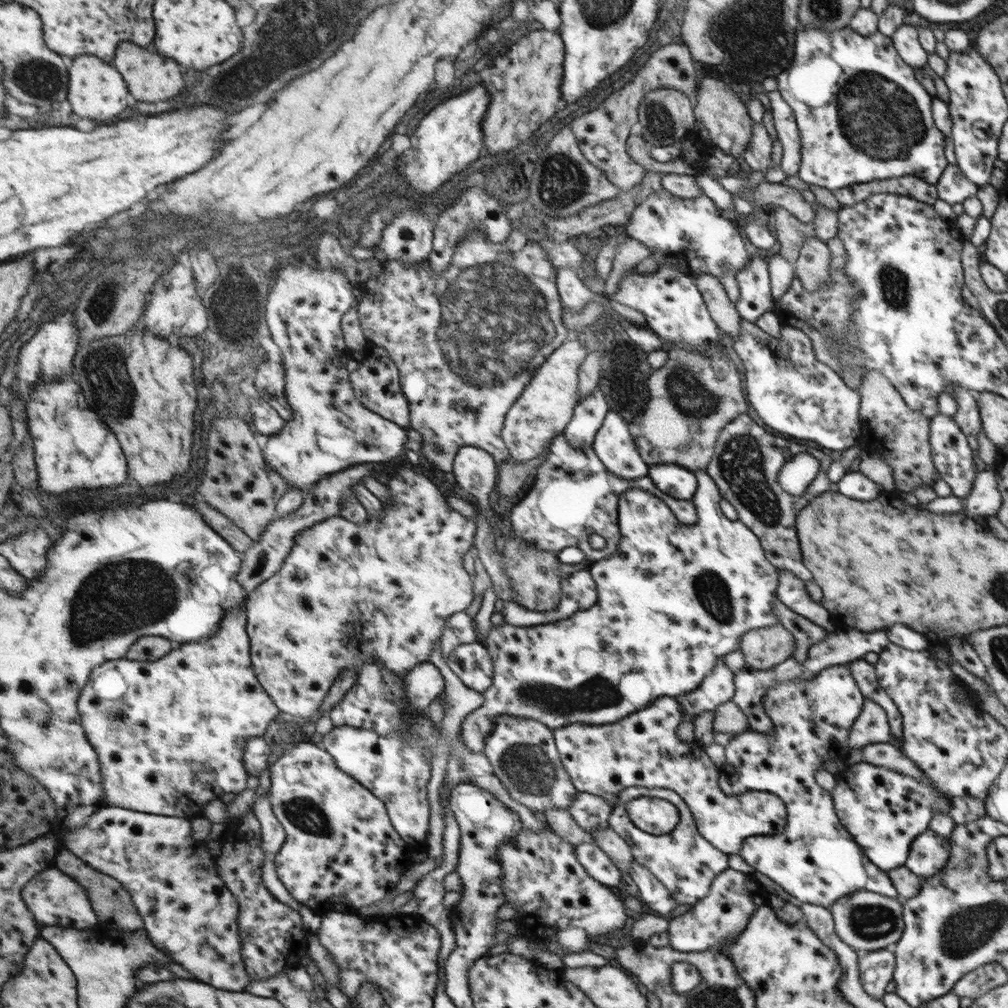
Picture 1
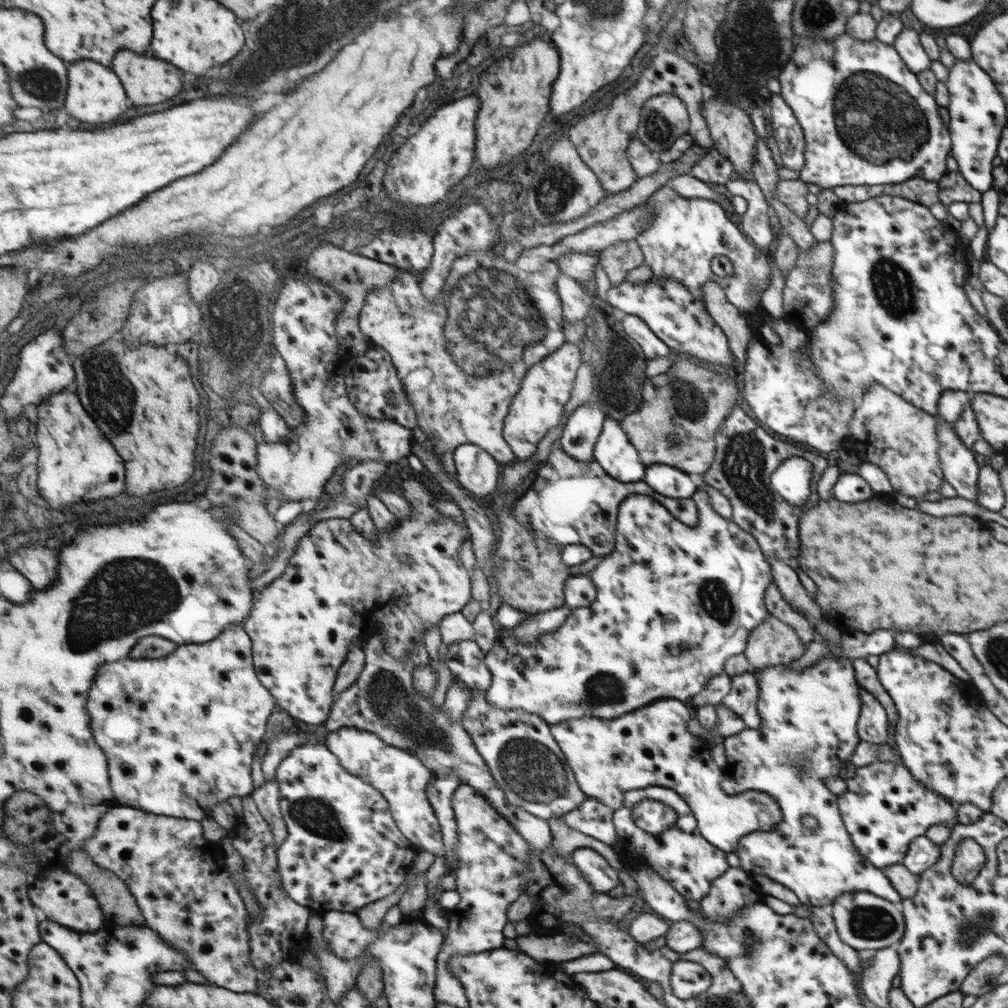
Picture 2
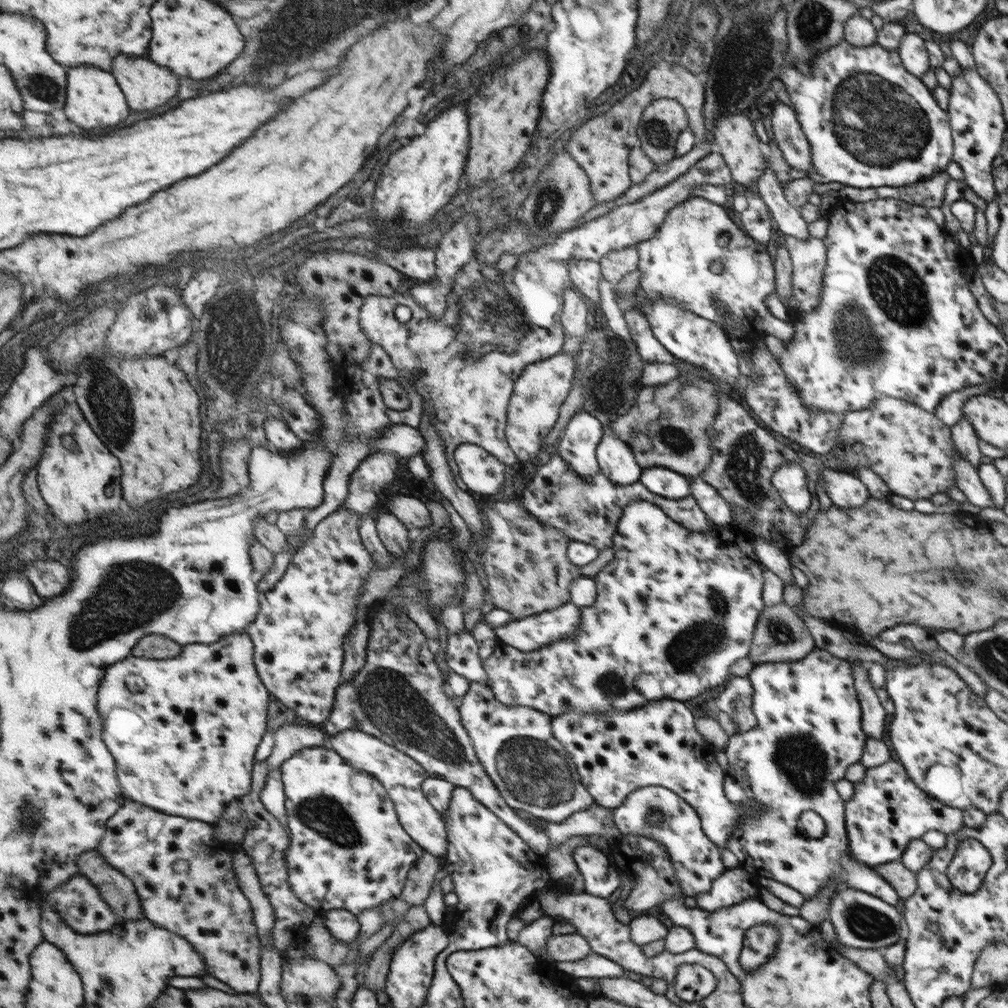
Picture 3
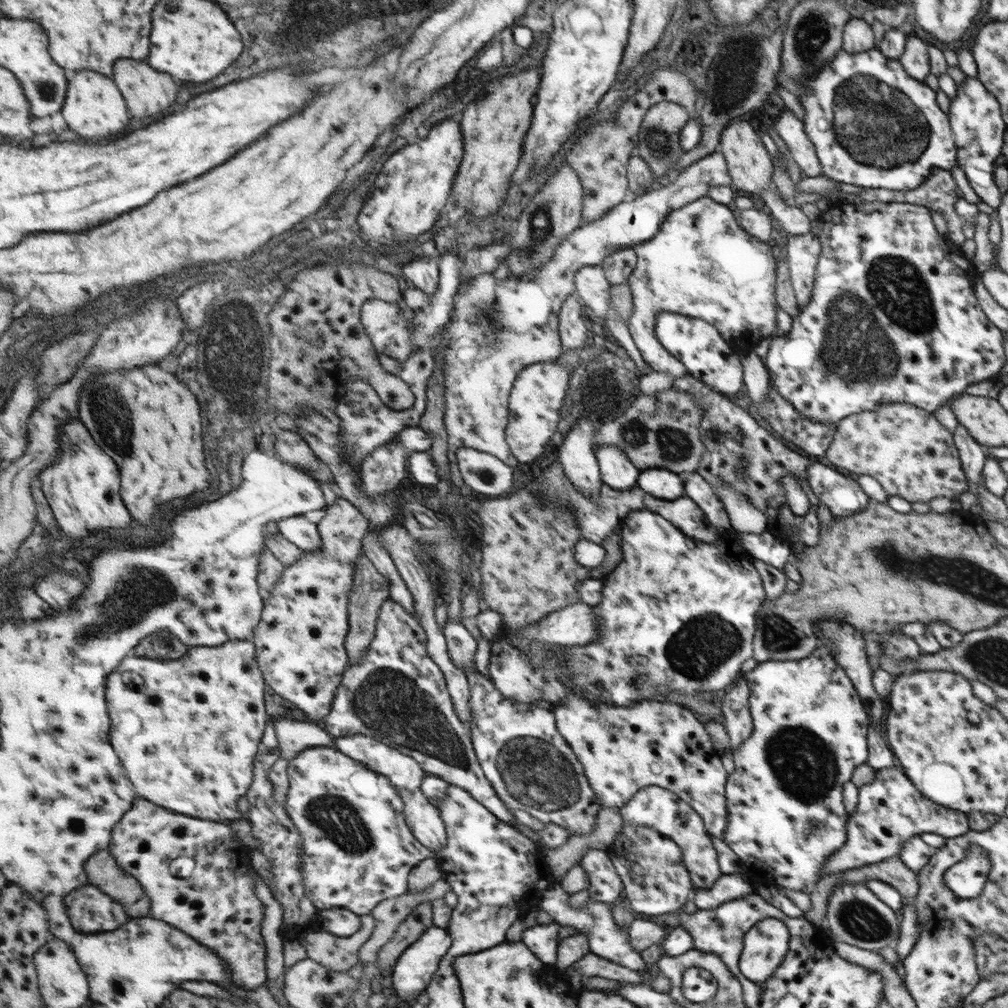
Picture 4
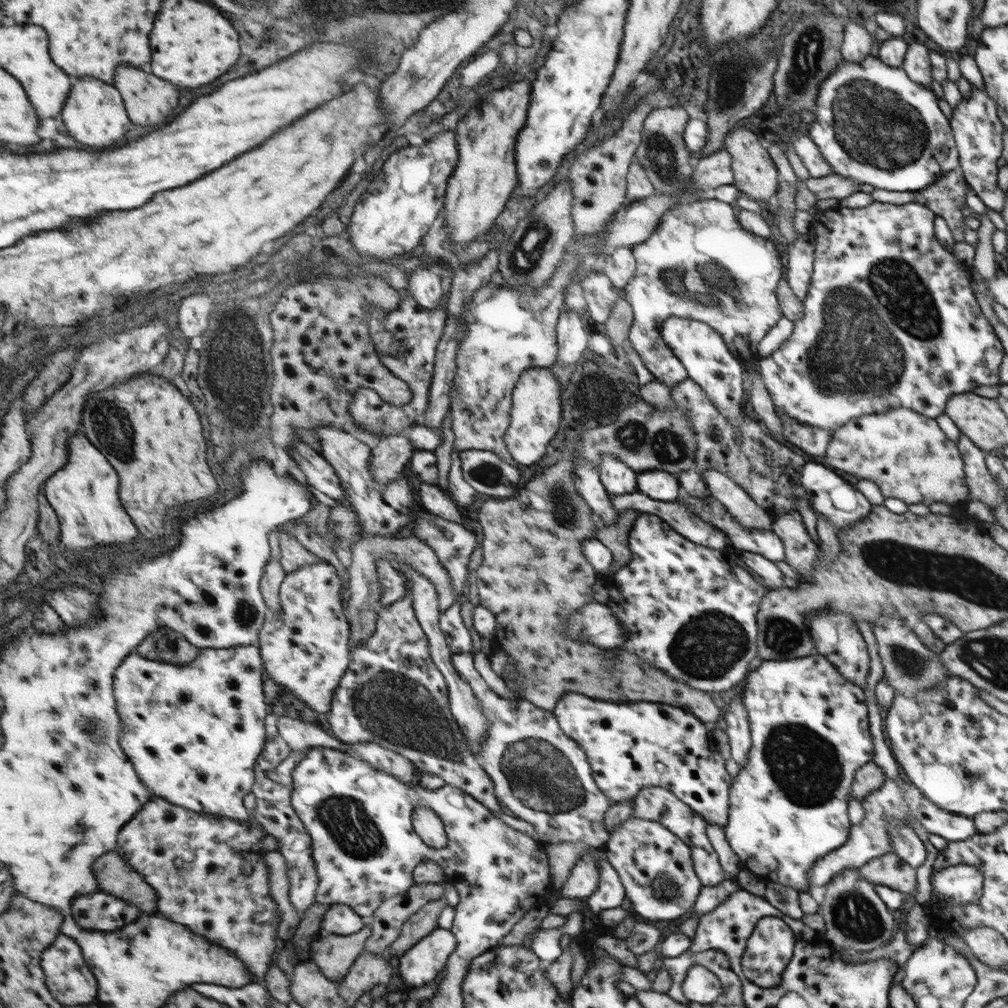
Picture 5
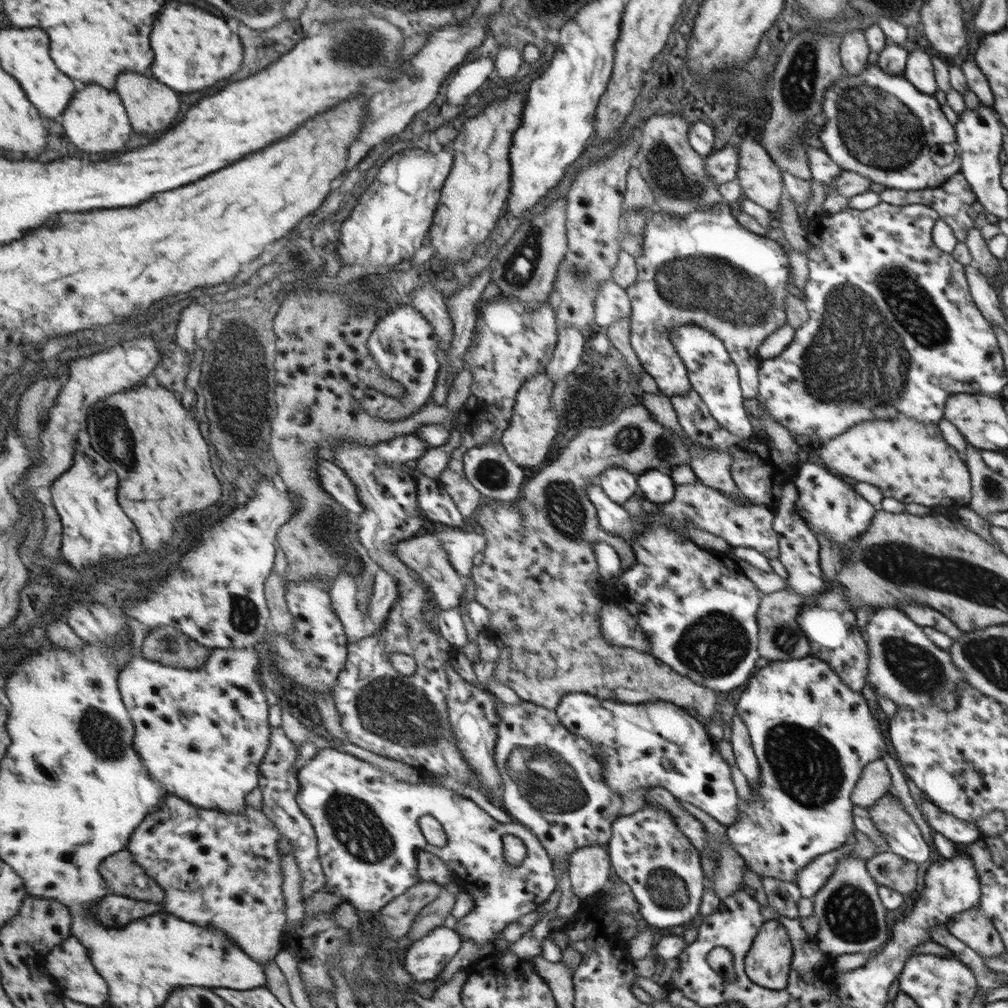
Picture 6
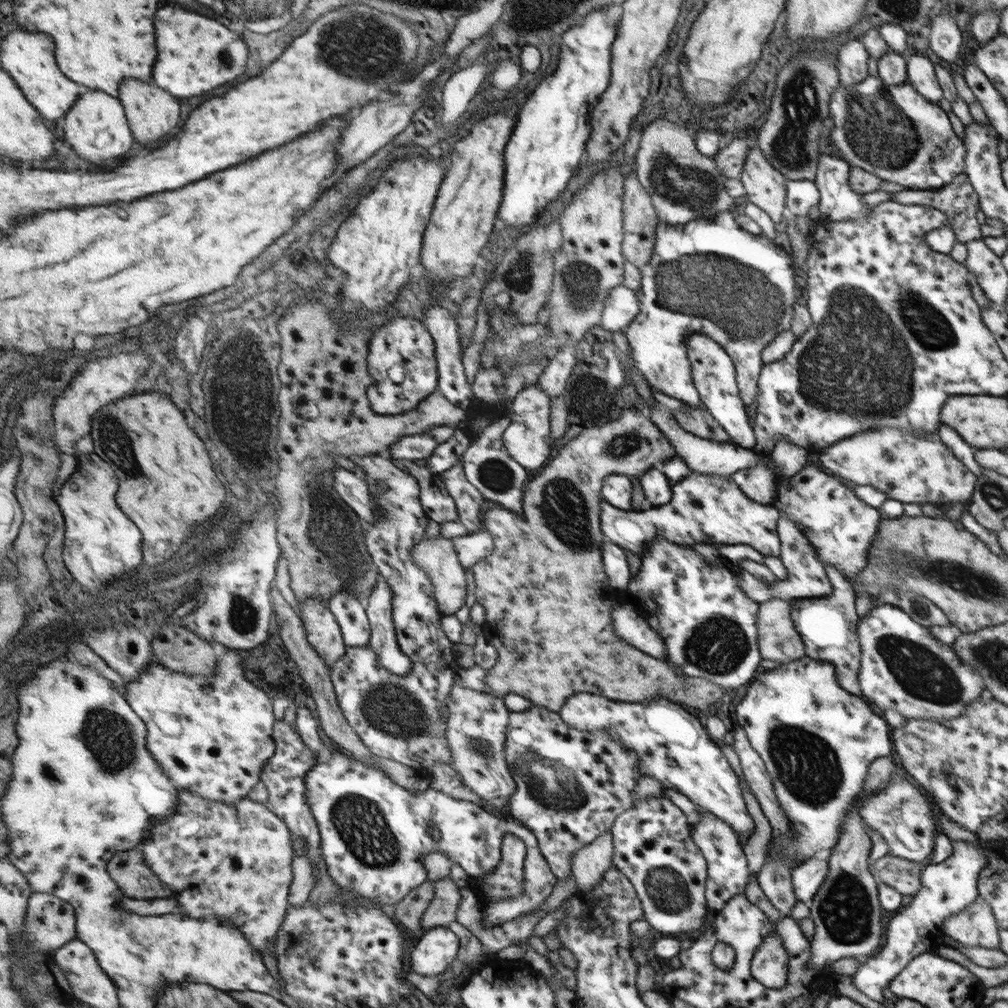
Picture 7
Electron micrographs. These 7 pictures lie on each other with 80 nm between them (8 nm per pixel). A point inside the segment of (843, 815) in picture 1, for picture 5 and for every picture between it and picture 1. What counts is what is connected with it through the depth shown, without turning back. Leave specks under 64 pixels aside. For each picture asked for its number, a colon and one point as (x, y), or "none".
2: (884, 807)
3: (887, 810)
4: (890, 809)
5: (895, 798)

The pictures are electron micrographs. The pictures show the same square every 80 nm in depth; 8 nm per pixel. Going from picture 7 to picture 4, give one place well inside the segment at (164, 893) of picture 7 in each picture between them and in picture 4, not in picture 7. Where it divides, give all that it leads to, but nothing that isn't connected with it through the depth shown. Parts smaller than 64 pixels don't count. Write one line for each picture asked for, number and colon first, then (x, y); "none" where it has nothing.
4: (103, 869)
5: (114, 875)
6: (125, 877)

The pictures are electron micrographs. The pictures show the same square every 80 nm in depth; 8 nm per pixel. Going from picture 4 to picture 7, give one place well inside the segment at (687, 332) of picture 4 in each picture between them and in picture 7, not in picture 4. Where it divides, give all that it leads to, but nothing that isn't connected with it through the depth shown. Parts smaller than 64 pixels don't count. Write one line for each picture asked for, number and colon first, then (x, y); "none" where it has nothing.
5: (708, 362)
6: (713, 375)
7: (713, 375)

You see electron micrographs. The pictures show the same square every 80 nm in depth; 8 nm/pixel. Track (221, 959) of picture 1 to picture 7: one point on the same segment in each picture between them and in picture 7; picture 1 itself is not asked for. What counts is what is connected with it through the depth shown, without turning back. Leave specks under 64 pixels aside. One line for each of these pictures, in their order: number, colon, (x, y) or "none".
2: (180, 880)
3: (204, 904)
4: (218, 905)
5: (226, 897)
6: (224, 870)
7: (230, 861)

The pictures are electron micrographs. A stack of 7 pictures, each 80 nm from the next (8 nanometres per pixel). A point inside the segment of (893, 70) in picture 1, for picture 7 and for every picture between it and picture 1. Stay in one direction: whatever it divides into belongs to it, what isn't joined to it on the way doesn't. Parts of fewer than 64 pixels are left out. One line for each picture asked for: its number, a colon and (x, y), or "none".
2: (865, 120)
3: (860, 110)
4: (871, 125)
5: (869, 118)
6: (877, 124)
7: (892, 131)

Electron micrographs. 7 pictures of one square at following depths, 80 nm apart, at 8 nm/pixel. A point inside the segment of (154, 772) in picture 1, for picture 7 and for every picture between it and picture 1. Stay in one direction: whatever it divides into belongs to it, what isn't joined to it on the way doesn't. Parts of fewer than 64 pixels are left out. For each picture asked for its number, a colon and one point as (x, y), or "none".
2: (180, 733)
3: (184, 731)
4: (189, 730)
5: (194, 732)
6: (204, 733)
7: (213, 736)

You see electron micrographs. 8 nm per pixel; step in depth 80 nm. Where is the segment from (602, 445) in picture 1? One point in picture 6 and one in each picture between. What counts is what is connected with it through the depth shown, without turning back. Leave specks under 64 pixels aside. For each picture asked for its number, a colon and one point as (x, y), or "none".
2: (614, 452)
3: (616, 460)
4: (616, 471)
5: (617, 478)
6: (618, 485)

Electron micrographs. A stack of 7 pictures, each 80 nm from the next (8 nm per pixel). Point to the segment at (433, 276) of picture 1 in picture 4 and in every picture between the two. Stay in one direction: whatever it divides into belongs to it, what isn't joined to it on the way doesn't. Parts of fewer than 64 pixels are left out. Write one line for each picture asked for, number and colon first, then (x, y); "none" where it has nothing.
2: (460, 360)
3: (496, 323)
4: (498, 327)

